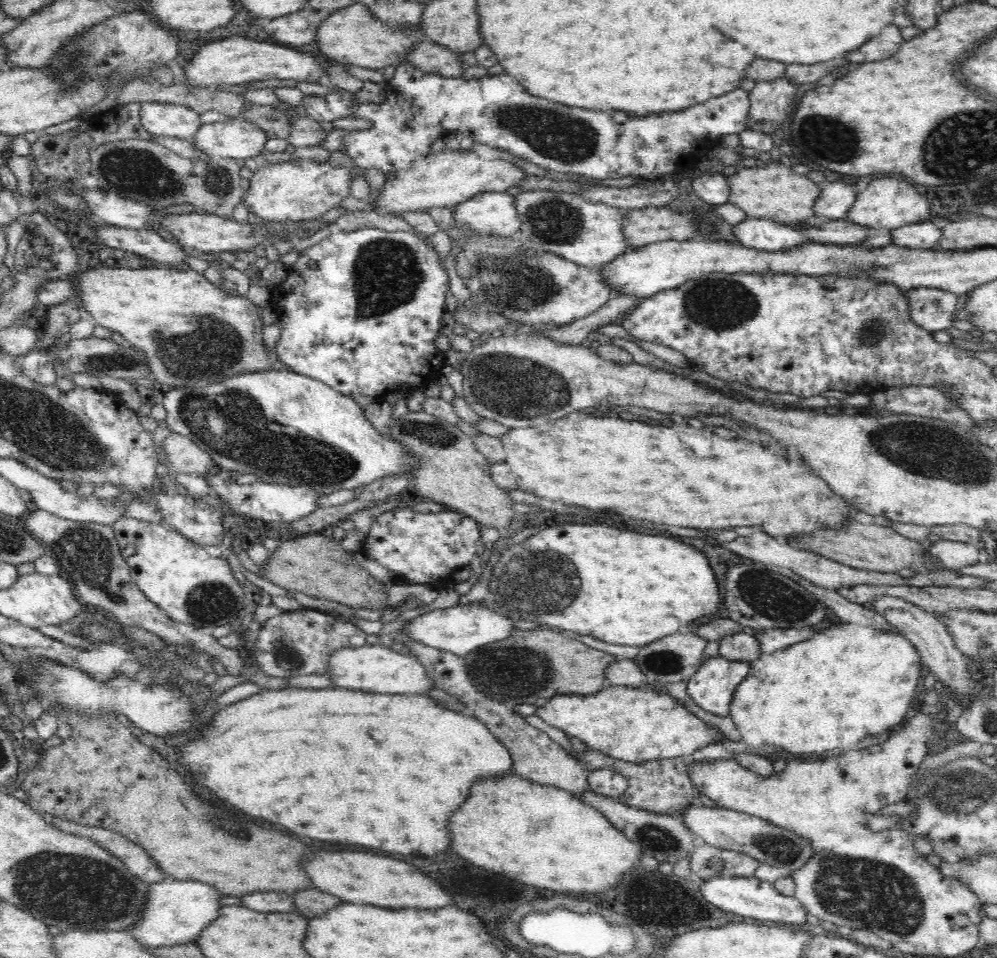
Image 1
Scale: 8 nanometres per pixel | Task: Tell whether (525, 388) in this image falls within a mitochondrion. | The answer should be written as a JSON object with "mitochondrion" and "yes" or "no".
{"mitochondrion":"yes"}

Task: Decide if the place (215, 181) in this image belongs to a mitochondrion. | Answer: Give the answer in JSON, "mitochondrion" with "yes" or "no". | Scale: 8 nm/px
{"mitochondrion":"yes"}

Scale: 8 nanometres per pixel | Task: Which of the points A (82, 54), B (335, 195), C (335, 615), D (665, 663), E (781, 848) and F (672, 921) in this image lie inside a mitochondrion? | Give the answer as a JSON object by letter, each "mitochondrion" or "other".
{"A":"mitochondrion","B":"other","C":"other","D":"mitochondrion","E":"mitochondrion","F":"other"}

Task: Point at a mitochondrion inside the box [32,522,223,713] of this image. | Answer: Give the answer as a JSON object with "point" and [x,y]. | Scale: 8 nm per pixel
{"point":[86,552]}

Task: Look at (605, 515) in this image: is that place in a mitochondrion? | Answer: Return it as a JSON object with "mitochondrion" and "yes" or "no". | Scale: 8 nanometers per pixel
{"mitochondrion":"no"}

